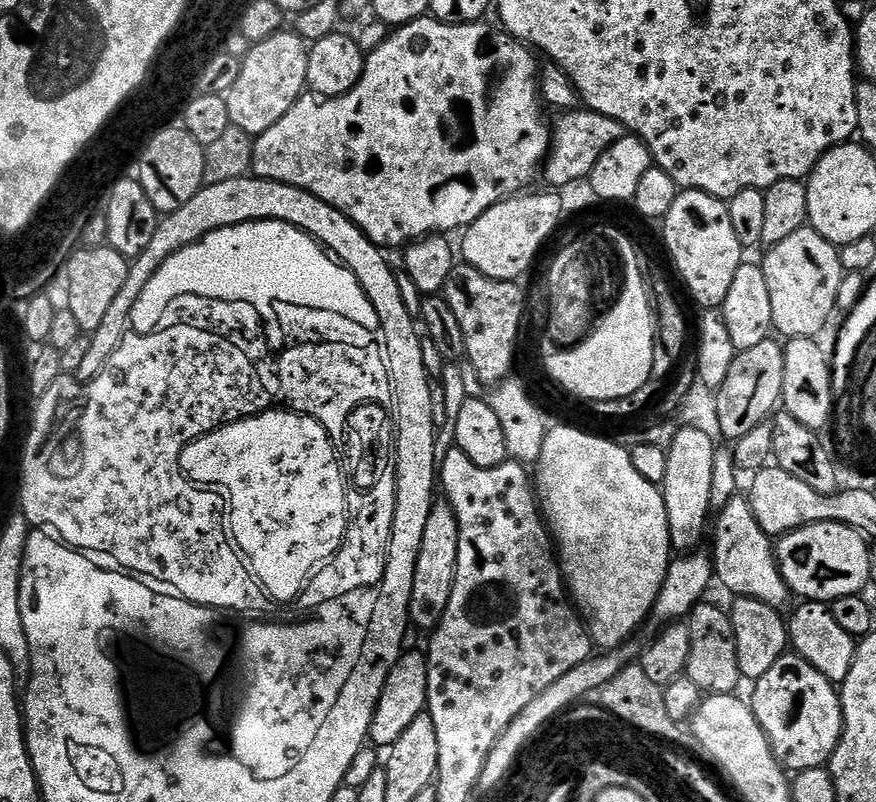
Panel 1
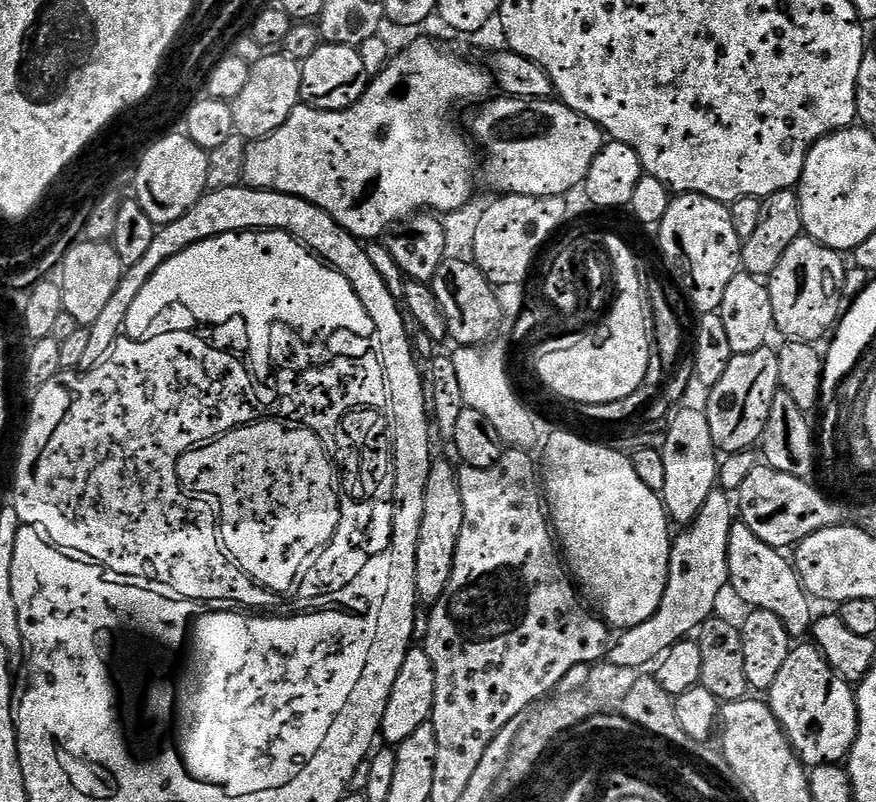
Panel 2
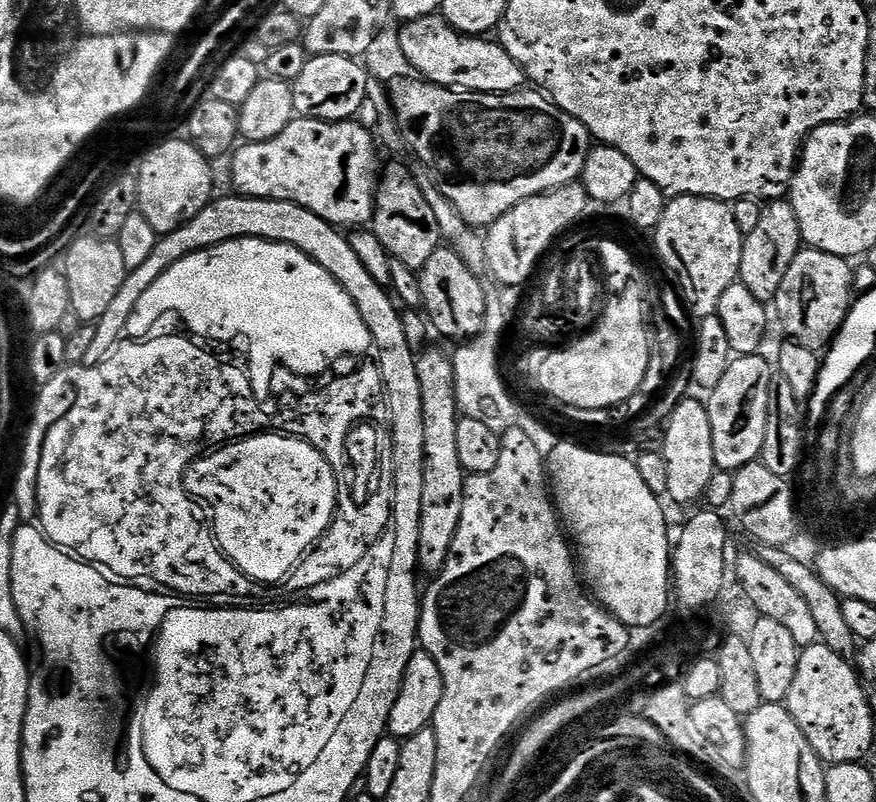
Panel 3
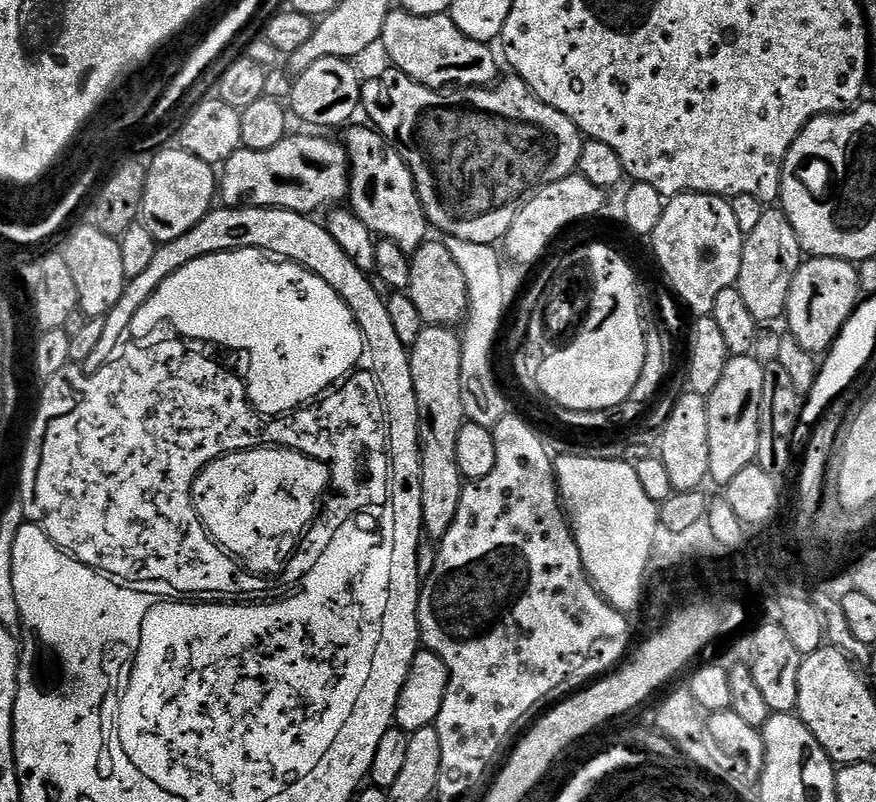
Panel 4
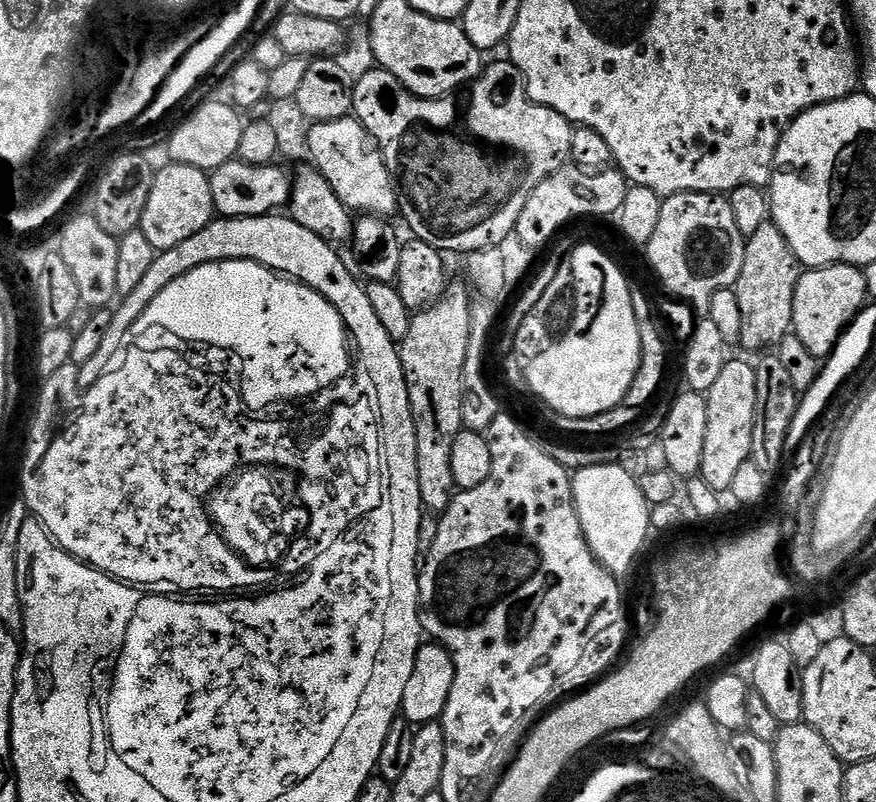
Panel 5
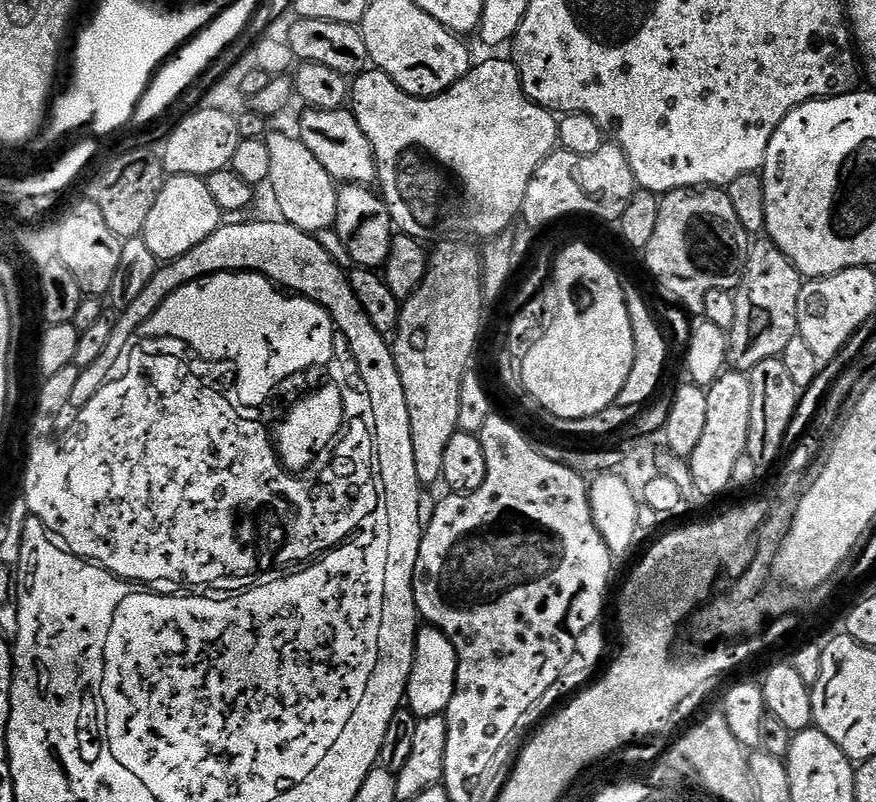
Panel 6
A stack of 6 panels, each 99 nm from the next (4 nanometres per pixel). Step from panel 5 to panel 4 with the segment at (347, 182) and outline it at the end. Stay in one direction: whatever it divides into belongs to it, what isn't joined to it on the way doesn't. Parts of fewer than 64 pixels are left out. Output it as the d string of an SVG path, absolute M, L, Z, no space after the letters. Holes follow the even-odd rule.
M345 127L342 132L344 151L348 153L347 203L351 212L369 228L373 237L394 242L403 252L416 252L429 239L430 225L406 162L375 127L352 127Z

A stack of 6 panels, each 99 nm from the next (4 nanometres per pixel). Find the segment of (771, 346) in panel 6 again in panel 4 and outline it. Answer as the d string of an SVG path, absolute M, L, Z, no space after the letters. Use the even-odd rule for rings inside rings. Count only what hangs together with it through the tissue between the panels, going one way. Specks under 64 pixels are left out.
M765 207L756 229L750 230L744 237L742 270L738 270L734 285L758 322L776 320L779 316L781 319L787 313L790 286L805 256L798 234L794 234L794 226L790 226L790 218L786 218L783 208Z

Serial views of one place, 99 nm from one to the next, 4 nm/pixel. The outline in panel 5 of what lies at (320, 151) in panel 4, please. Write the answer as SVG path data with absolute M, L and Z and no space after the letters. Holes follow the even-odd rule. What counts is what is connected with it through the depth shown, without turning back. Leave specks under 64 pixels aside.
M239 158L226 162L222 166L208 172L210 182L210 198L214 198L216 216L229 216L230 218L254 218L255 216L266 216L283 209L289 203L292 194L293 177L284 168L279 168L279 163L271 164L247 164Z

